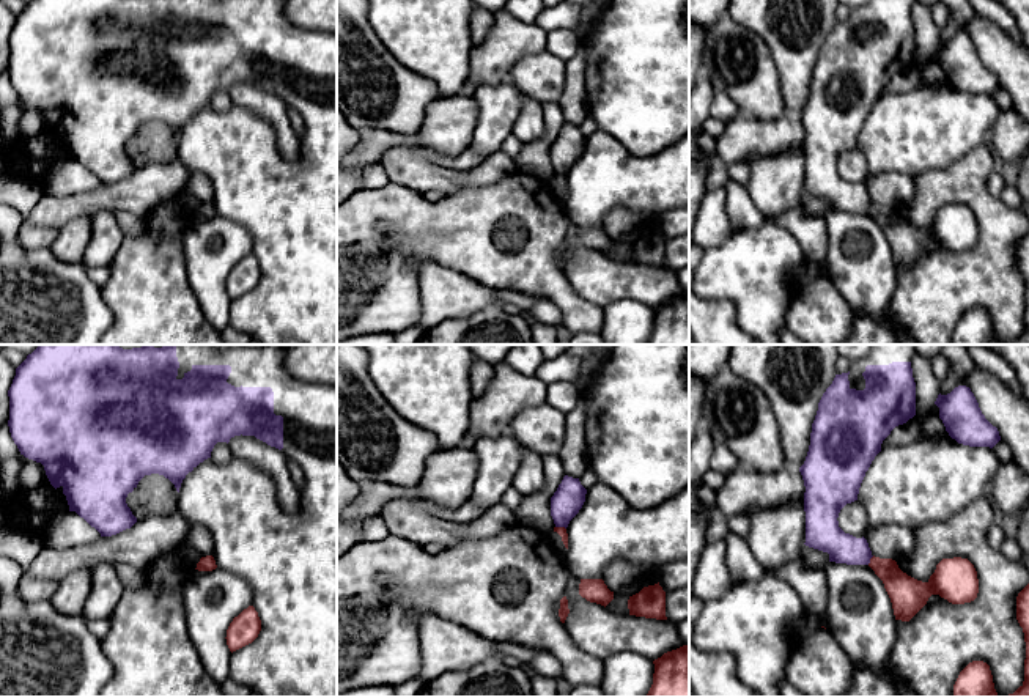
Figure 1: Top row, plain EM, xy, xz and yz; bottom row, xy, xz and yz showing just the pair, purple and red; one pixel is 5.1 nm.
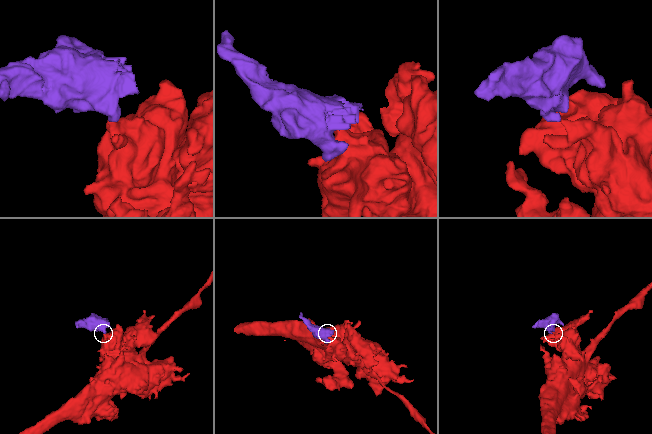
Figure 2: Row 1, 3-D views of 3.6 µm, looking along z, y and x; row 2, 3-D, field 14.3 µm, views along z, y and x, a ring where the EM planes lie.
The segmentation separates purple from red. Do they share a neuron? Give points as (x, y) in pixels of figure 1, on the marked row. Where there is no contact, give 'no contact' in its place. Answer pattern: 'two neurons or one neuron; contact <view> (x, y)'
two neurons; contact xz (560, 526)

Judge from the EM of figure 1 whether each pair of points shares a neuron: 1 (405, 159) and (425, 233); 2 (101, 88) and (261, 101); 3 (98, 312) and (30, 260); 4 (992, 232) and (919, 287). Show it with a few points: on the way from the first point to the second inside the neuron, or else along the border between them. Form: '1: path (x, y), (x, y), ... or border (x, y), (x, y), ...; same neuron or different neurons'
1: border (390, 181), (422, 194); different neurons
2: border (233, 103), (247, 107), (266, 120); different neurons
3: path (88, 291), (71, 269), (60, 269), (51, 263); same neuron
4: path (982, 252), (951, 283), (940, 287); same neuron

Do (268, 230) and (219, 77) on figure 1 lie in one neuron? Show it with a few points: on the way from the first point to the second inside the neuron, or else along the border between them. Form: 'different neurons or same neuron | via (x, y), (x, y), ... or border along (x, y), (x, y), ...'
same neuron | via (263, 192), (247, 169), (203, 125), (203, 115)

